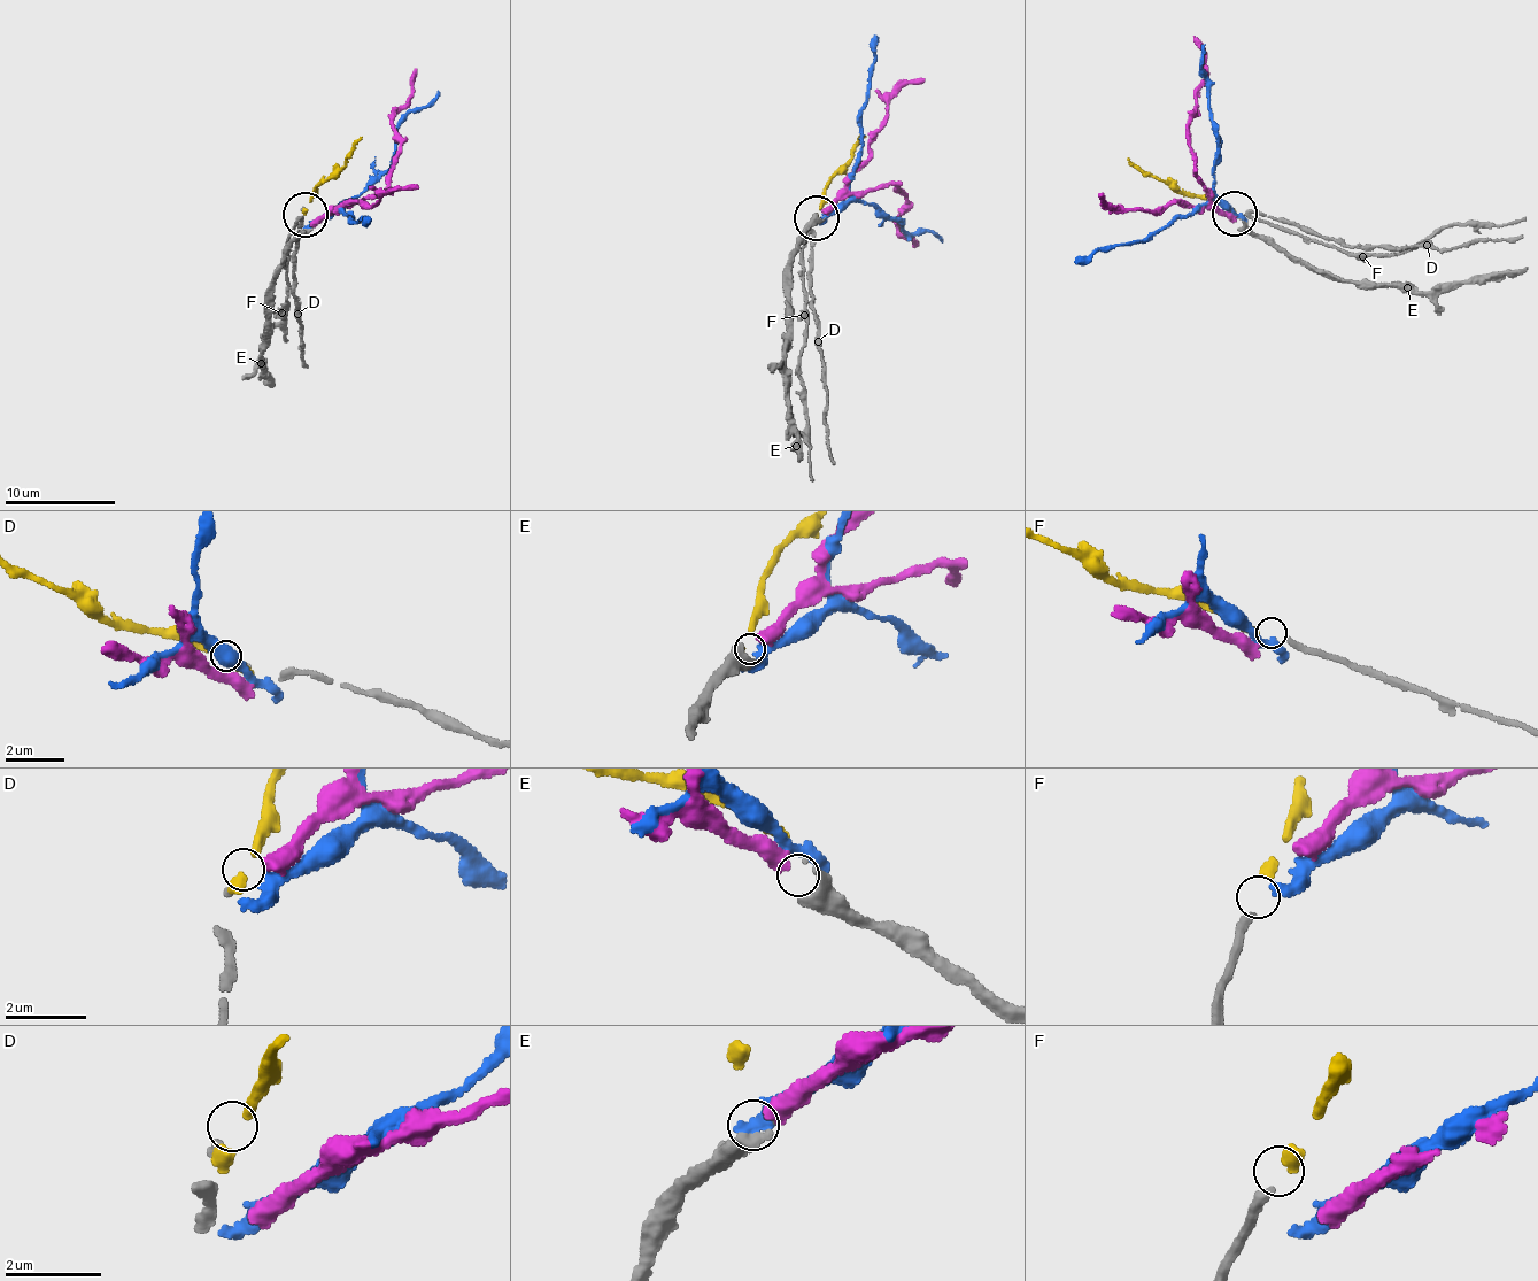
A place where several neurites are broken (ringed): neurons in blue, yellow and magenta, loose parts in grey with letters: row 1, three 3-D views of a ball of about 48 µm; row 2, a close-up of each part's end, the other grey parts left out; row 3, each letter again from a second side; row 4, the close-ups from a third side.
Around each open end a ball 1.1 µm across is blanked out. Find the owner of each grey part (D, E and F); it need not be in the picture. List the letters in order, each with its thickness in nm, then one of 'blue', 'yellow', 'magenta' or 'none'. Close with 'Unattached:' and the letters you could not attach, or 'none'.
D: 130 nm | none
E: 190 nm | magenta
F: 180 nm | yellow
Unattached: D

